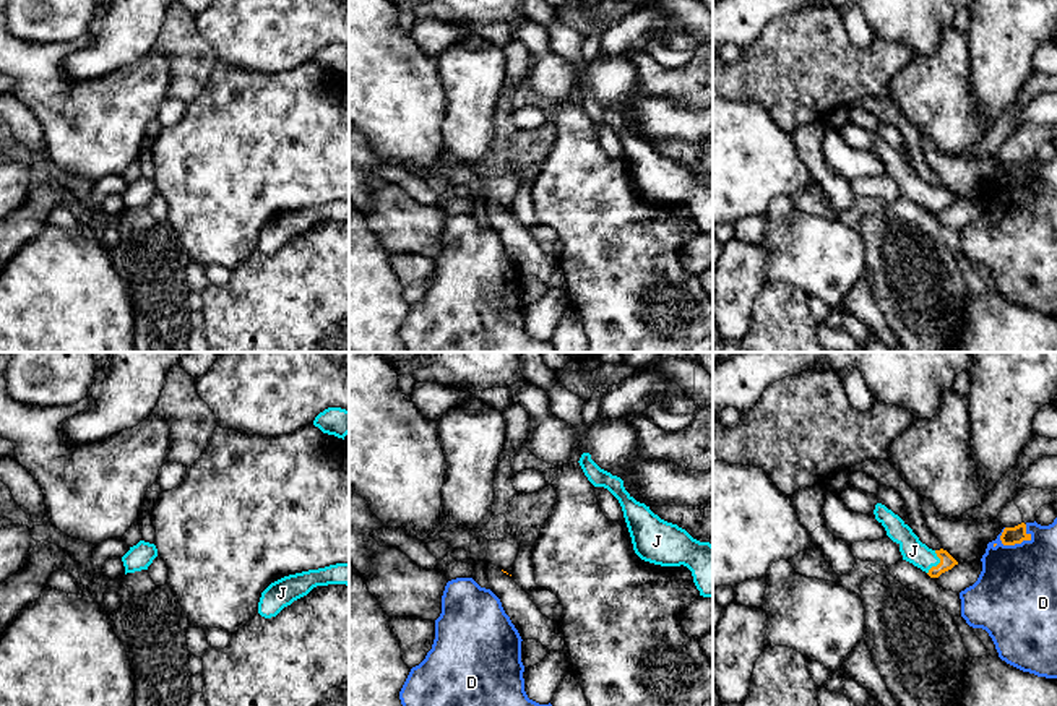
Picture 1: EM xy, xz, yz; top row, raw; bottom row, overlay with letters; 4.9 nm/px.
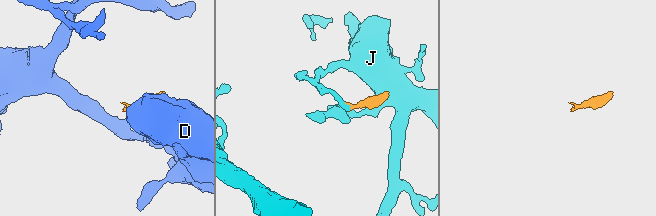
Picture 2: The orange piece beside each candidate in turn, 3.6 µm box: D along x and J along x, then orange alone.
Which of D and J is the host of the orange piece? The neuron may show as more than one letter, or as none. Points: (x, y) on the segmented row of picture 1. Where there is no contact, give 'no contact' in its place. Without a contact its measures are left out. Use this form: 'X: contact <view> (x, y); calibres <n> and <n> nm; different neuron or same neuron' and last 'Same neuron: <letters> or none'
D: contact yz (1013, 544); calibres 90 and 400 nm; different neuron
J: contact yz (939, 563); calibres 80 and 120 nm; same neuron
Same neuron: J

